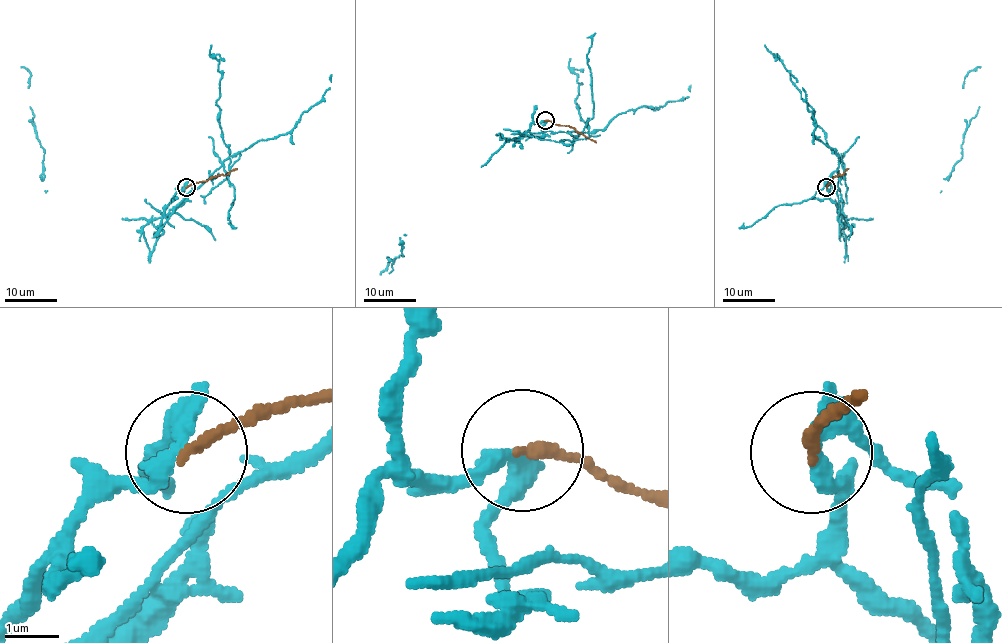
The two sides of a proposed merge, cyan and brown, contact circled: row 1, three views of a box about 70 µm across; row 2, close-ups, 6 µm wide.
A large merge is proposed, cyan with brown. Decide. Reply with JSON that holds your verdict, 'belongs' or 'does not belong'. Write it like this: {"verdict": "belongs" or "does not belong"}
{"verdict": "does not belong"}

